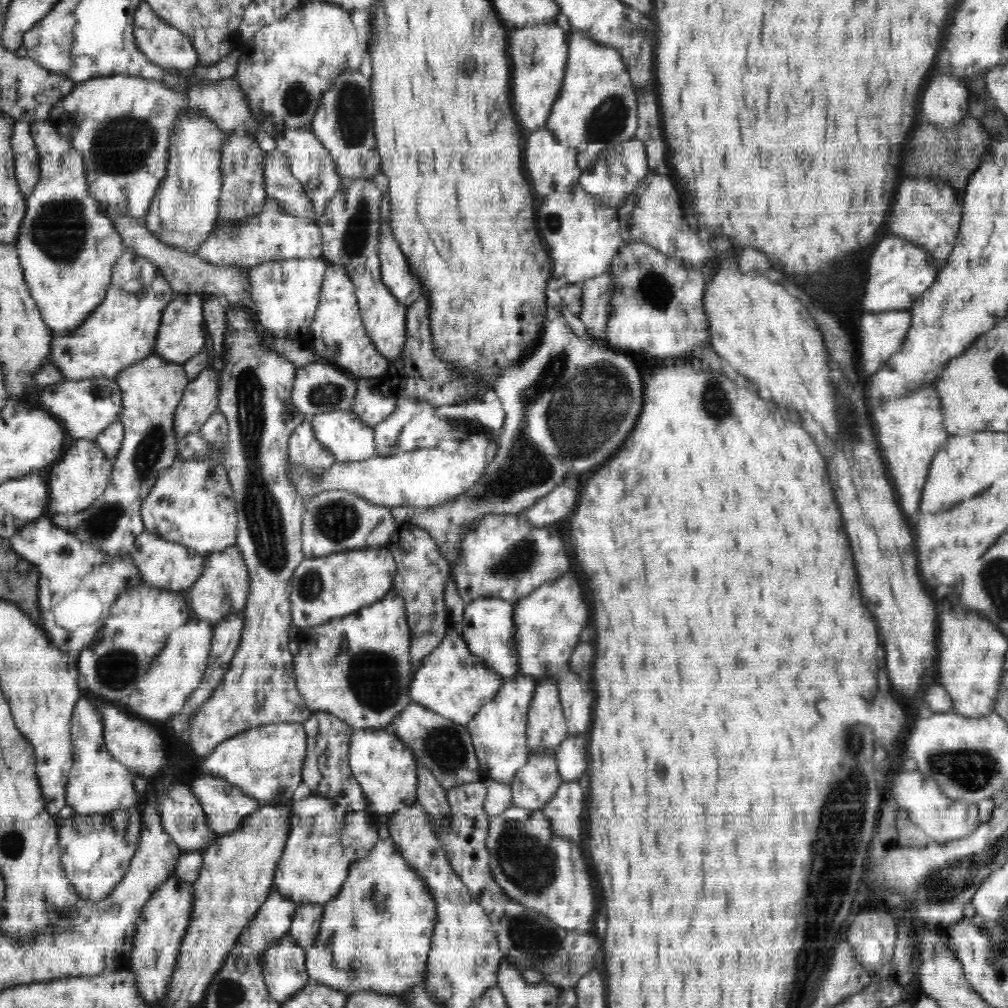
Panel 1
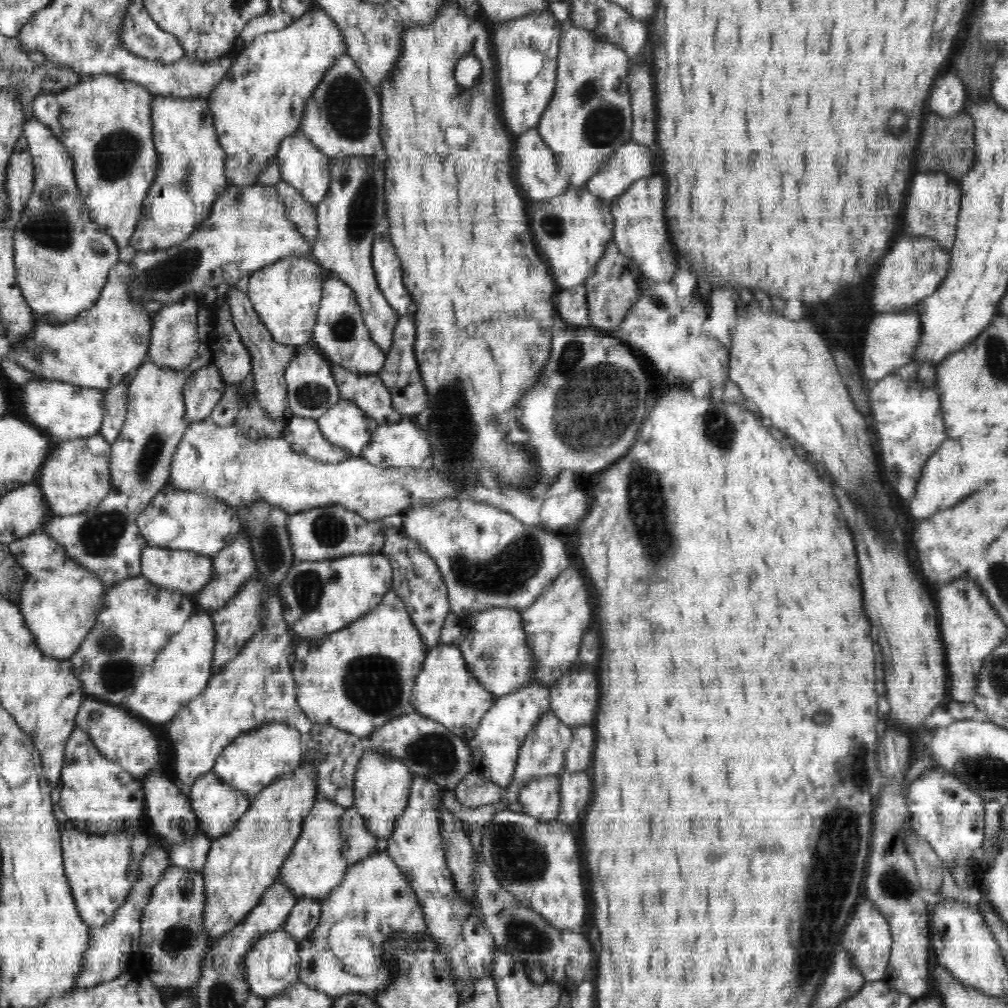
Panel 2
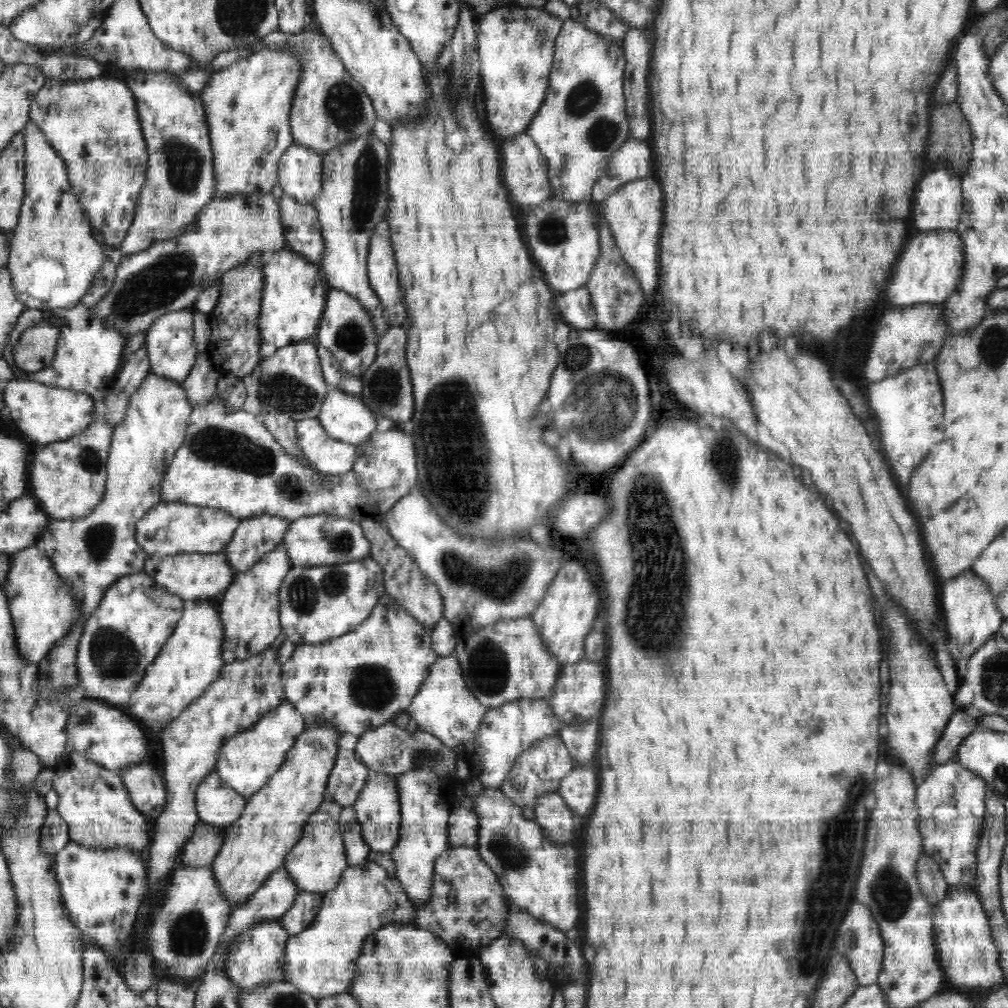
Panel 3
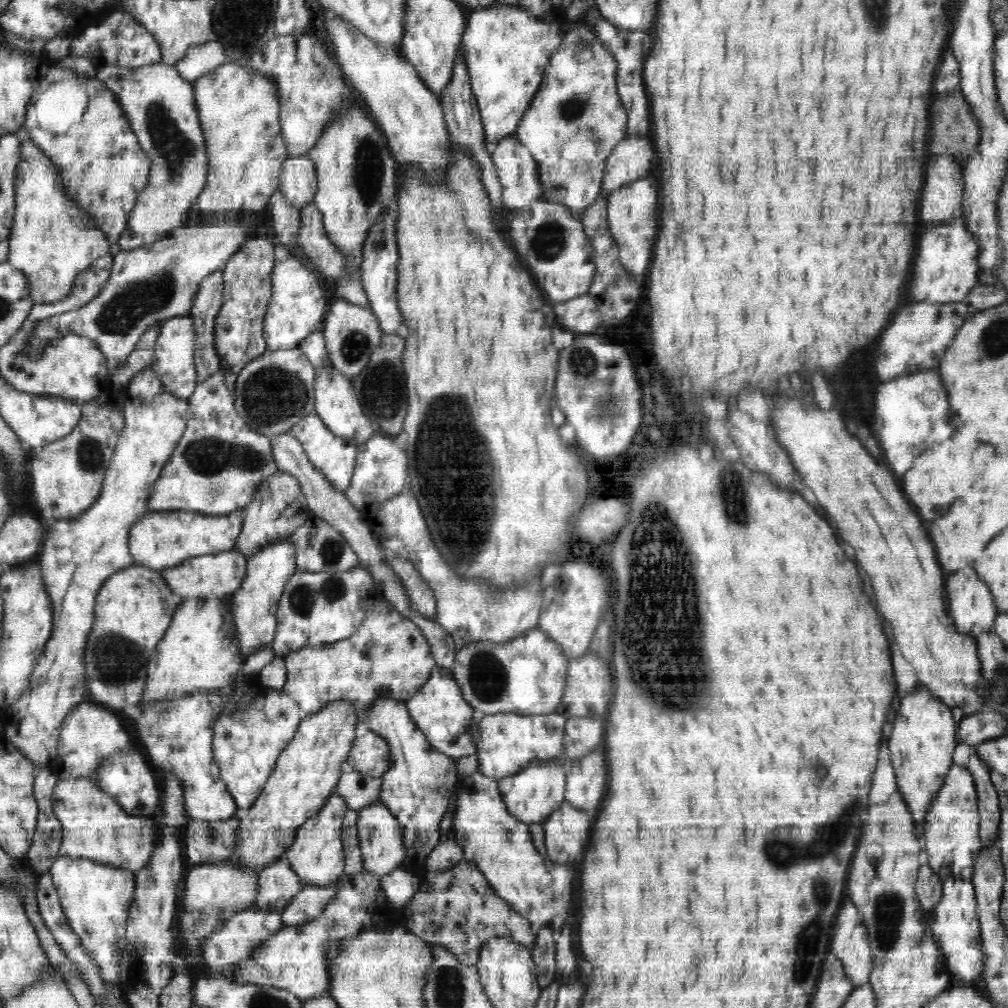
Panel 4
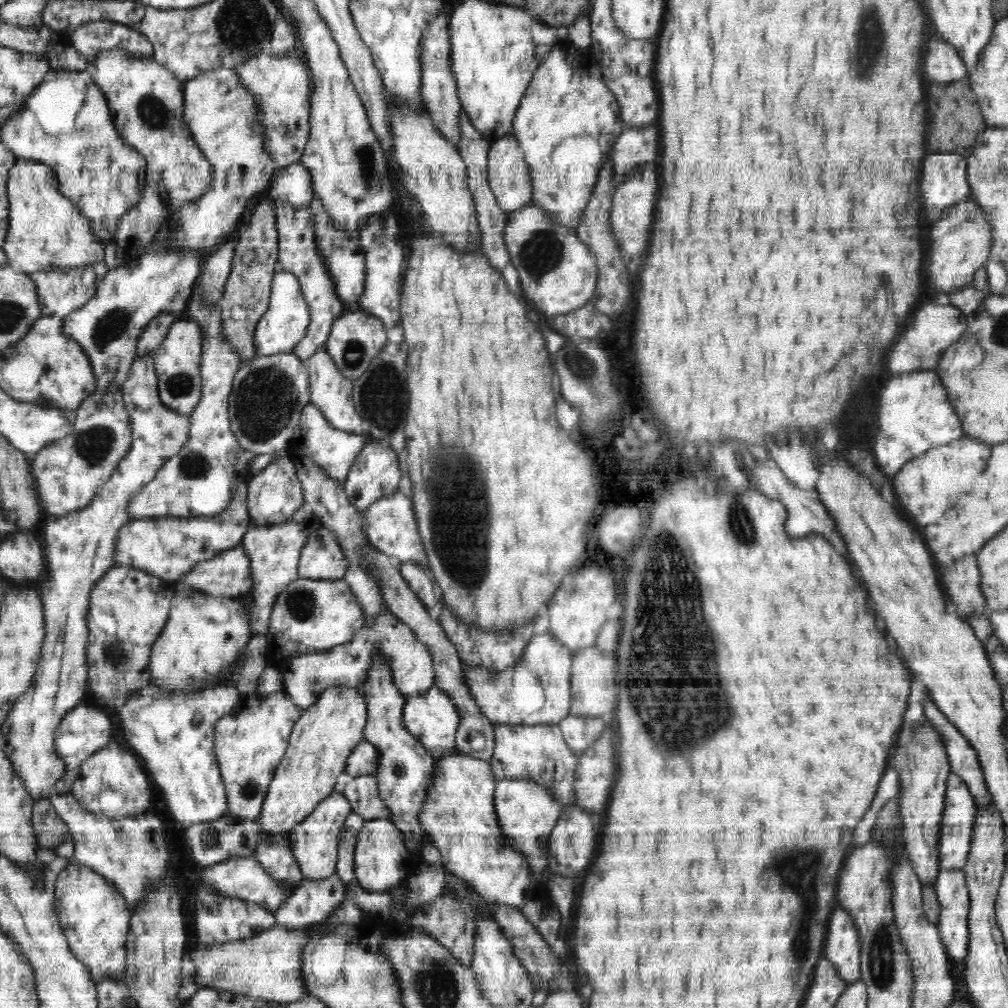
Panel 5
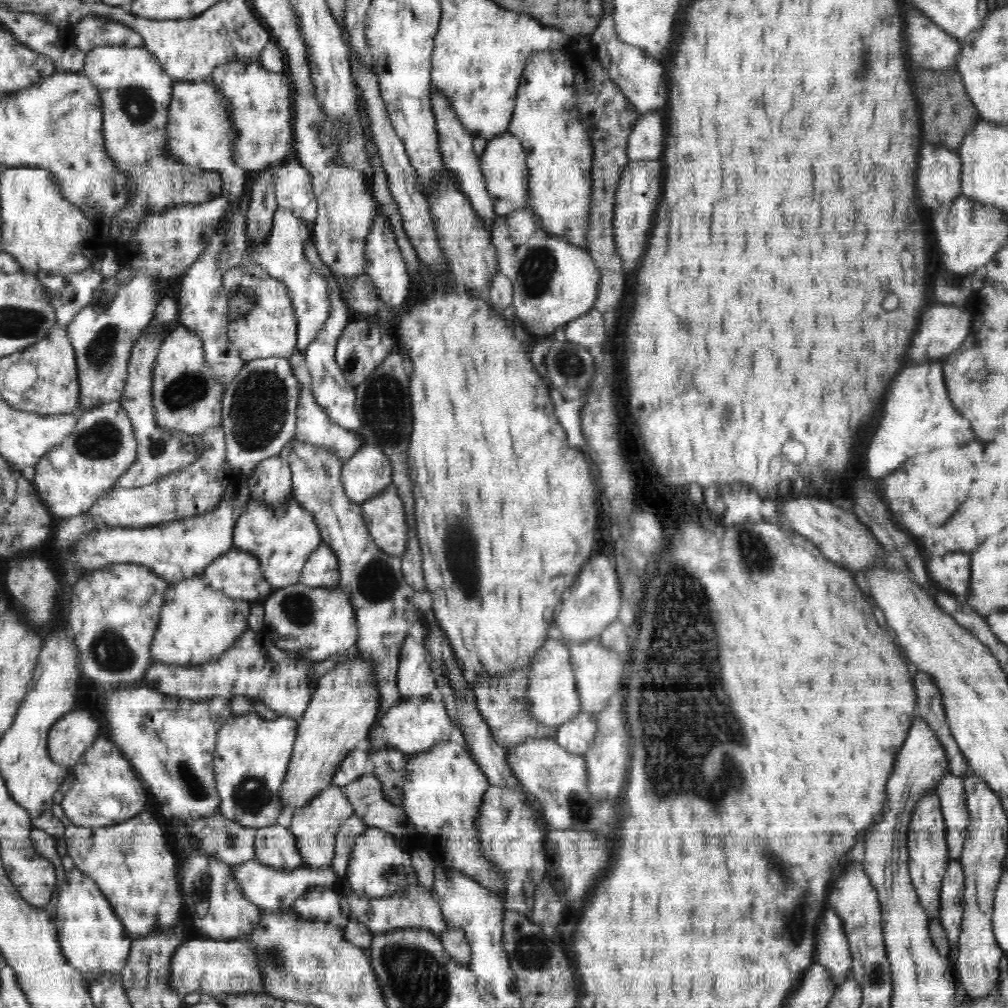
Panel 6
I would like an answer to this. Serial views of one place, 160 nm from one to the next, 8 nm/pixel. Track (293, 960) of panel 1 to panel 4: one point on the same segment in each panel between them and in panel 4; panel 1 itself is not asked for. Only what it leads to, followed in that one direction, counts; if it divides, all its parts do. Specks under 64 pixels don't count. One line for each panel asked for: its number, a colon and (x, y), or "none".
2: (272, 965)
3: (256, 957)
4: (240, 935)

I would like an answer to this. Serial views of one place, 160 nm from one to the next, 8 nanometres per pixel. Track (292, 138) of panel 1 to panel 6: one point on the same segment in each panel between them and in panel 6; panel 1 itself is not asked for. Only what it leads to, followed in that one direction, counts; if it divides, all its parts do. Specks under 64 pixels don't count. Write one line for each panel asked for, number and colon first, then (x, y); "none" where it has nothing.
2: (304, 166)
3: (300, 172)
4: (298, 183)
5: (294, 184)
6: (293, 188)

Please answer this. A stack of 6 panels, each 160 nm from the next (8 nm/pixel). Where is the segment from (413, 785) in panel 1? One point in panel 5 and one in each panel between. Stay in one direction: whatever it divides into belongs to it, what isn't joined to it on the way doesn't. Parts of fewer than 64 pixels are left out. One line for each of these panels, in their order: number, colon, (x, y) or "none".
2: (382, 784)
3: (378, 812)
4: (380, 835)
5: (380, 854)

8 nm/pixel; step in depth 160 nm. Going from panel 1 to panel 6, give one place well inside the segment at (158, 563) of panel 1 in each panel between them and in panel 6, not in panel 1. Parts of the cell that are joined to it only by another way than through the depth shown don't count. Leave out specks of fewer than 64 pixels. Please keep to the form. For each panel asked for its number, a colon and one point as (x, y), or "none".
2: (182, 571)
3: (192, 576)
4: (208, 577)
5: (228, 575)
6: (237, 574)

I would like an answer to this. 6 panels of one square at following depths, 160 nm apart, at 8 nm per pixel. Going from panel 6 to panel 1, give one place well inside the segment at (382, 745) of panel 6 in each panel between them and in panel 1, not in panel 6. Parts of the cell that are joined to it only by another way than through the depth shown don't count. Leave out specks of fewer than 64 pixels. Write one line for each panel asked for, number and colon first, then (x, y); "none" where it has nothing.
1: (452, 682)
2: (445, 691)
3: (443, 706)
4: (439, 709)
5: (431, 717)

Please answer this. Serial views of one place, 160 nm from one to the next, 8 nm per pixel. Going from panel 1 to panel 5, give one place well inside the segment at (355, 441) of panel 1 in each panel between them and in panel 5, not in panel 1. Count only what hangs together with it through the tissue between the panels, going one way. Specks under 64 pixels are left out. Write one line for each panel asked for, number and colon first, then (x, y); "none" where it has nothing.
2: (346, 425)
3: (345, 417)
4: (336, 402)
5: (330, 391)

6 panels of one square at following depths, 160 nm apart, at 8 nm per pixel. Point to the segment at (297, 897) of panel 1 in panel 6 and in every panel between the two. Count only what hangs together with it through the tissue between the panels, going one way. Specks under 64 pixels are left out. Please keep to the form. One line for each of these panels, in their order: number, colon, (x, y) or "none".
2: (315, 866)
3: (316, 863)
4: (316, 855)
5: (313, 841)
6: (315, 825)

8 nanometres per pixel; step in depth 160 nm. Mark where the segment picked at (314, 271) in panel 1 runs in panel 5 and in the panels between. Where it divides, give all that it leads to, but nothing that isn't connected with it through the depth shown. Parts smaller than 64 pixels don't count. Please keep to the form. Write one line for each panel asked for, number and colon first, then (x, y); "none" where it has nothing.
2: (286, 295)
3: (294, 295)
4: (298, 305)
5: (280, 329)

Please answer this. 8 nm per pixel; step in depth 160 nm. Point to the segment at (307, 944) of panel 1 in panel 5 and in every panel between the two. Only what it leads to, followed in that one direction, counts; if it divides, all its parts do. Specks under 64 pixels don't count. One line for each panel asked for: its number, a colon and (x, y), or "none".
2: (304, 917)
3: (302, 913)
4: (312, 899)
5: (312, 901)

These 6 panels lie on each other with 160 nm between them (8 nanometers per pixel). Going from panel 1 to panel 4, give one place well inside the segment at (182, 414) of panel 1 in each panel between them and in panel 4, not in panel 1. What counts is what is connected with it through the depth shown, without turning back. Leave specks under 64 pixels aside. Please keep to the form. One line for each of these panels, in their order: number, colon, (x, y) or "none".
2: (204, 388)
3: (201, 385)
4: (208, 302)

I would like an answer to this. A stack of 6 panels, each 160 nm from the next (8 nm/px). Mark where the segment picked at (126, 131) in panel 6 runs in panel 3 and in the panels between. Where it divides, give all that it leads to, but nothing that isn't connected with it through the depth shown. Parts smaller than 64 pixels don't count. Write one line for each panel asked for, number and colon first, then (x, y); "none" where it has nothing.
3: (179, 182)
4: (160, 105)
5: (146, 100)

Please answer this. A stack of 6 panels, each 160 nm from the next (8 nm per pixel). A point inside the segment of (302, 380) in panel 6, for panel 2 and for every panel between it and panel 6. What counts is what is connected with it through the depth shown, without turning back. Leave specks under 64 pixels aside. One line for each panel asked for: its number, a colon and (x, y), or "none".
2: (304, 434)
3: (330, 456)
4: (334, 456)
5: (334, 450)

